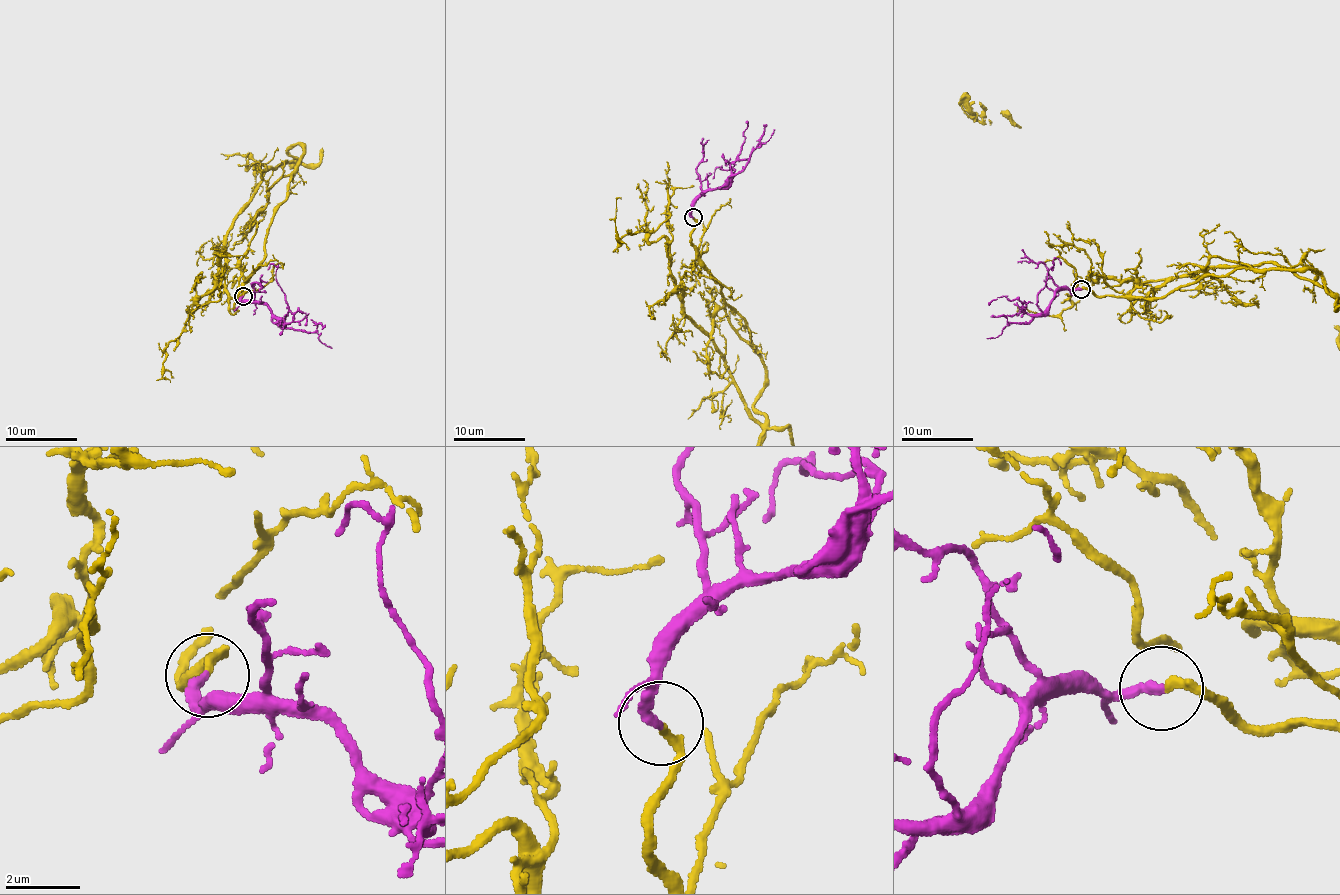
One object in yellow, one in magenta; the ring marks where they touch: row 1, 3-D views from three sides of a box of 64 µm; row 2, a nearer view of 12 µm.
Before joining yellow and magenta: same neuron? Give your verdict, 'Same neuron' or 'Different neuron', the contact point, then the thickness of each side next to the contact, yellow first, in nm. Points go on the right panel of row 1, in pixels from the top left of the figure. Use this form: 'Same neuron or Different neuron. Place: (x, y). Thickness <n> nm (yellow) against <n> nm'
Same neuron. Place: (1081, 289). Thickness 240 nm (yellow) against 280 nm

